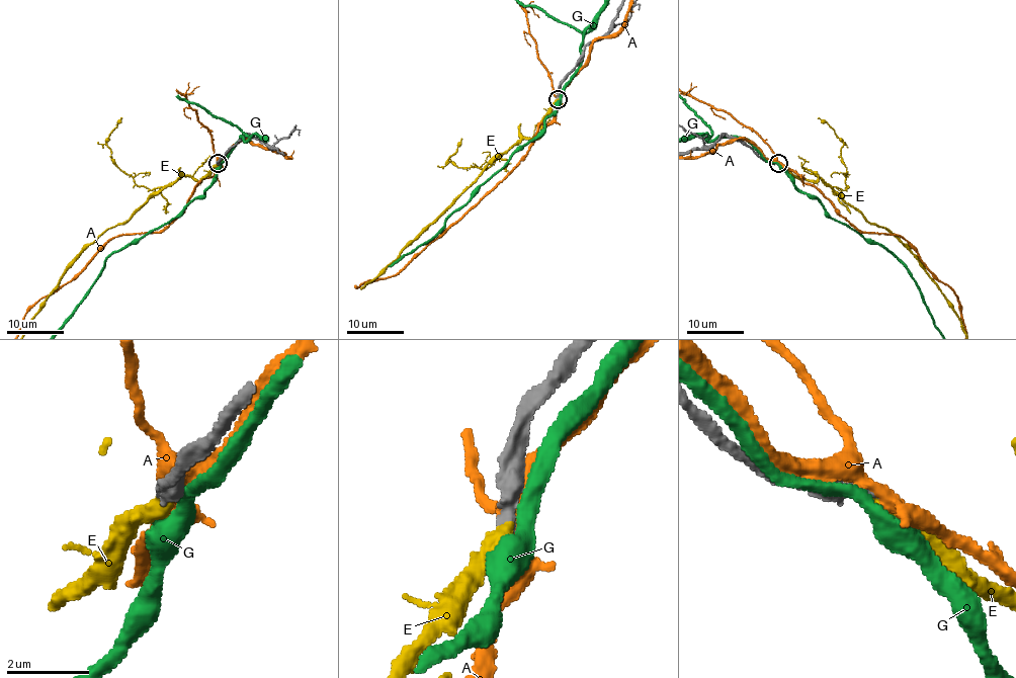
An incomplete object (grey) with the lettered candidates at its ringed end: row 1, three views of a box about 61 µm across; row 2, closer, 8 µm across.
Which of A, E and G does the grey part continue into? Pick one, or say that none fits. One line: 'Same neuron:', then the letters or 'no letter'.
Same neuron: E

